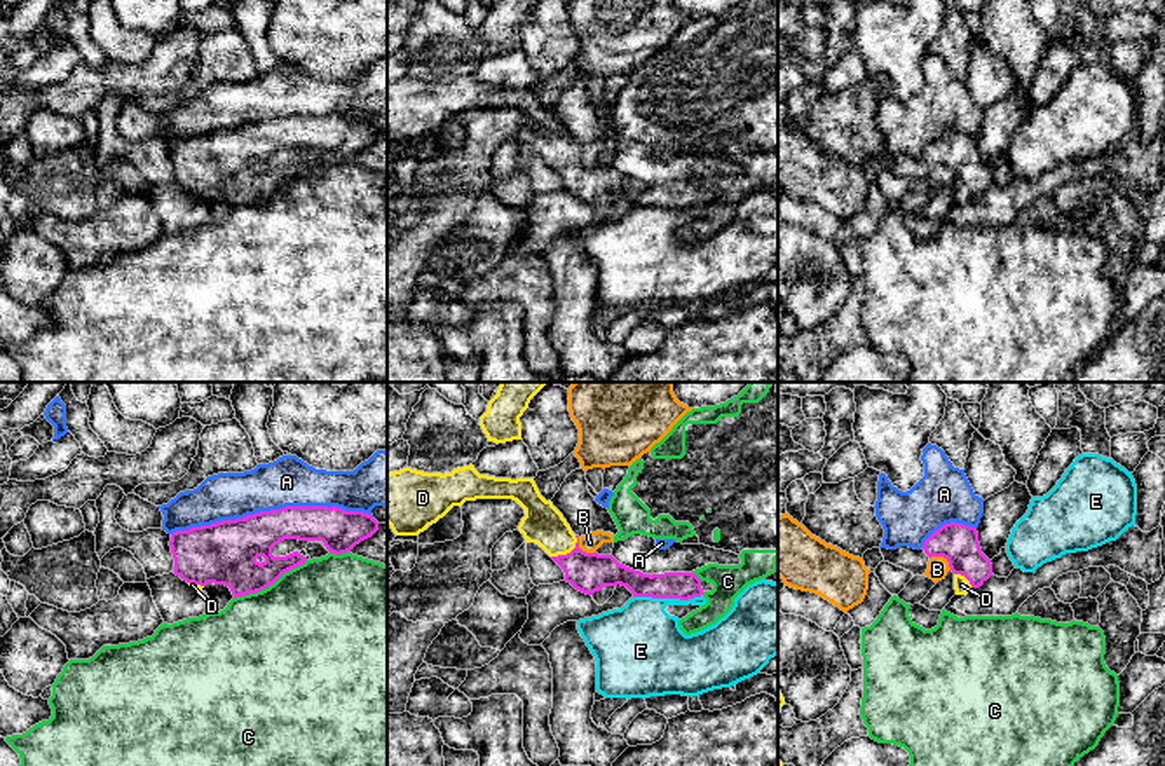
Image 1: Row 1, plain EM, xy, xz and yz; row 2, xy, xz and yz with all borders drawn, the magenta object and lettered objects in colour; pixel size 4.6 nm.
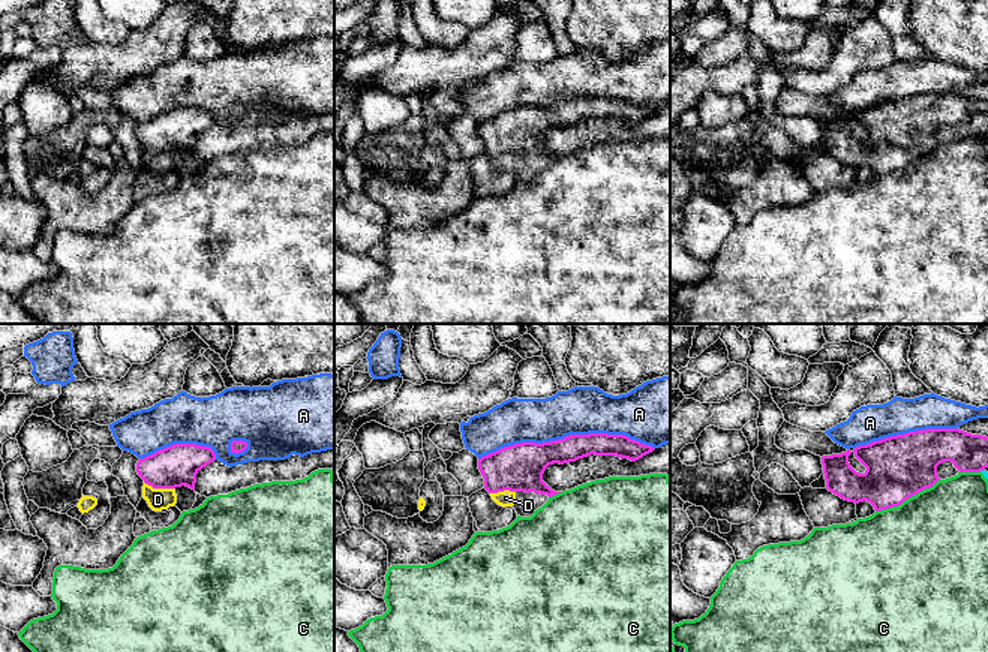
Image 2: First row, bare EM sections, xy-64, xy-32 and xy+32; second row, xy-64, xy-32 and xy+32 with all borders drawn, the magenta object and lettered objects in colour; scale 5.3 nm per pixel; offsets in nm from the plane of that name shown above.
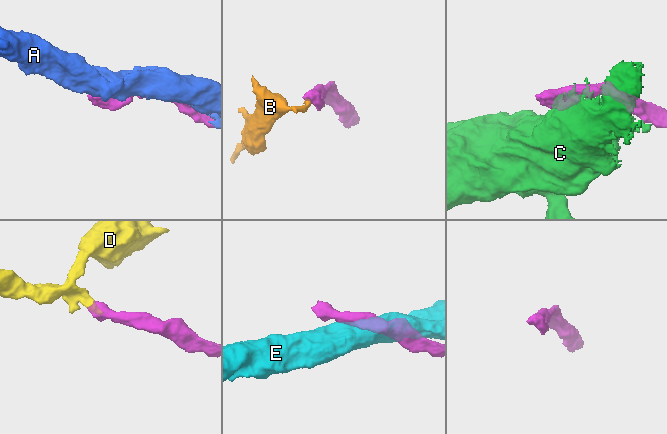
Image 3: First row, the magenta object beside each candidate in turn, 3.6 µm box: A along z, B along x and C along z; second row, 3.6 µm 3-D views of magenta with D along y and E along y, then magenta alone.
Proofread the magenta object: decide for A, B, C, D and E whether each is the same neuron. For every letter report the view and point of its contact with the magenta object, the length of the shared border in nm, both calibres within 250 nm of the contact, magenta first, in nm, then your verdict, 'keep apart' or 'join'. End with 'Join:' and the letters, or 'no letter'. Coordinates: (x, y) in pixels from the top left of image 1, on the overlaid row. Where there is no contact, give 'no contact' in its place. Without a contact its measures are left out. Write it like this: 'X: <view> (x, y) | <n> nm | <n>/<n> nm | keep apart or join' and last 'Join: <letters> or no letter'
A: xy (271, 510) | 950 nm | 260/220 nm | keep apart
B: yz (942, 555) | 120 nm | 180/100 nm | keep apart
C: xy (271, 583) | 380 nm | 280/480 nm | keep apart
D: xz (567, 553) | 160 nm | 190/190 nm | join
E: xz (667, 597) | 320 nm | 130/380 nm | keep apart
Join: D

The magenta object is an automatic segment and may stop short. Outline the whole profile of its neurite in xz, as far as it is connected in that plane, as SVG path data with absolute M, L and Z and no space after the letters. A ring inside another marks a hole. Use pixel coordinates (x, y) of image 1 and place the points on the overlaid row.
M473 464L452 473L424 473L403 468L387 473L387 523L396 536L419 536L453 506L476 499L513 499L523 510L518 530L539 544L565 572L576 590L593 595L603 586L626 586L633 597L689 600L703 595L692 572L644 574L612 555L586 553L563 515L546 501L534 478L480 475Z

